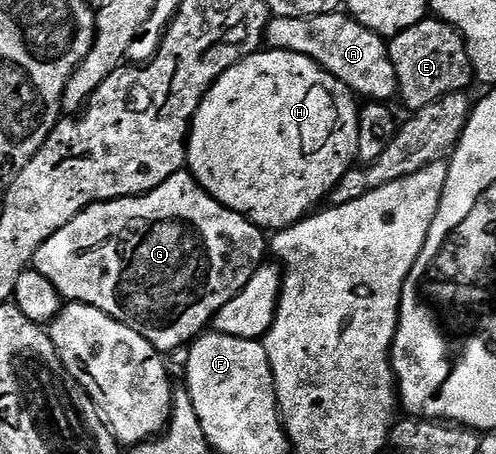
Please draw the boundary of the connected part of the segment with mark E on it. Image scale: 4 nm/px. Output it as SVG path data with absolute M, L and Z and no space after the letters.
M427 16L419 24L399 32L388 39L391 64L395 64L395 76L399 102L412 112L427 108L435 100L448 94L468 91L469 81L474 81L473 65L465 47L465 38L451 24L436 16Z

